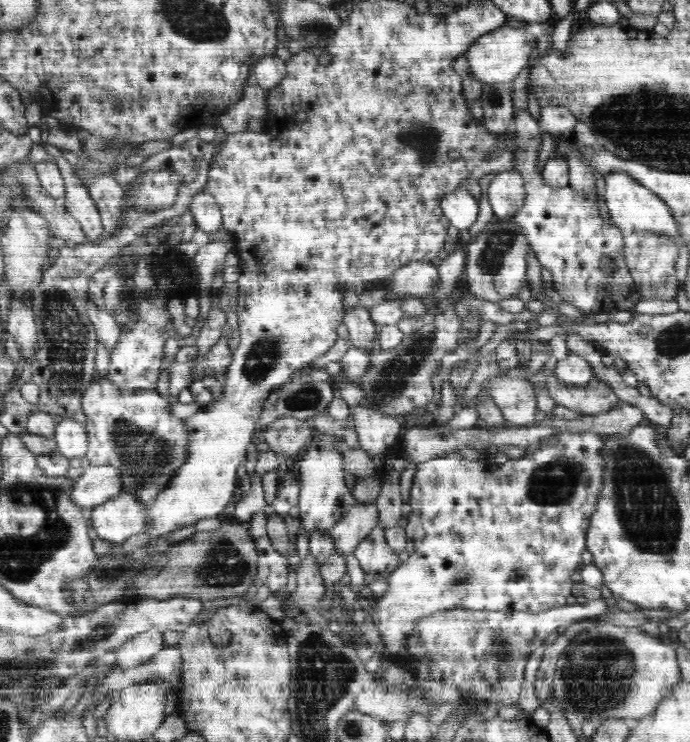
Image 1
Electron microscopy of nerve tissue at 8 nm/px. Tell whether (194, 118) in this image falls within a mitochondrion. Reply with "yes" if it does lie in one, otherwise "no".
no

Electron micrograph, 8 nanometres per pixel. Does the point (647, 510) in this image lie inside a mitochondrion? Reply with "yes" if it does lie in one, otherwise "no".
yes

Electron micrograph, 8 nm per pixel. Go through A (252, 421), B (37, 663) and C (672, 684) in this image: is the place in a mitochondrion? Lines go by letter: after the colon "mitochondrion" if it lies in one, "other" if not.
A: other
B: mitochondrion
C: other

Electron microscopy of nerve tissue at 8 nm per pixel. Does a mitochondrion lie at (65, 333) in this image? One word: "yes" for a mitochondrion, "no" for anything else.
yes

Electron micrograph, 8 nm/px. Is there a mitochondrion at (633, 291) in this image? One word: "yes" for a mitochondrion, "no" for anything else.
no

